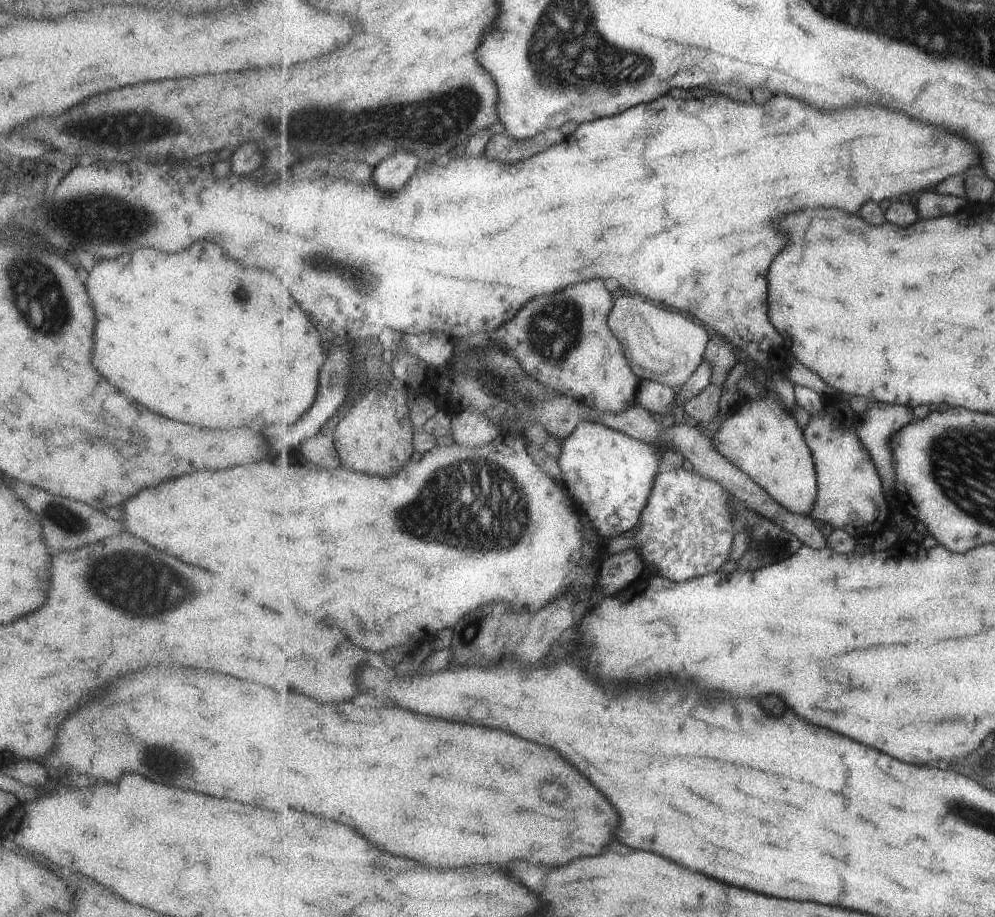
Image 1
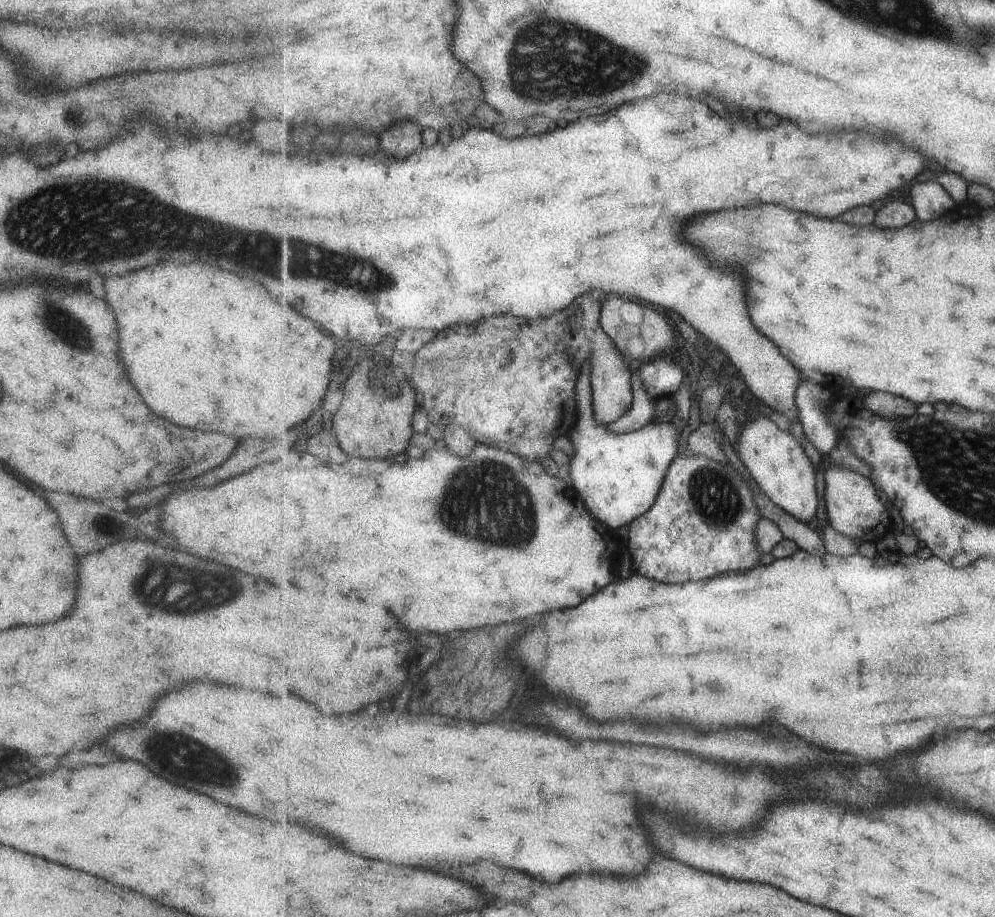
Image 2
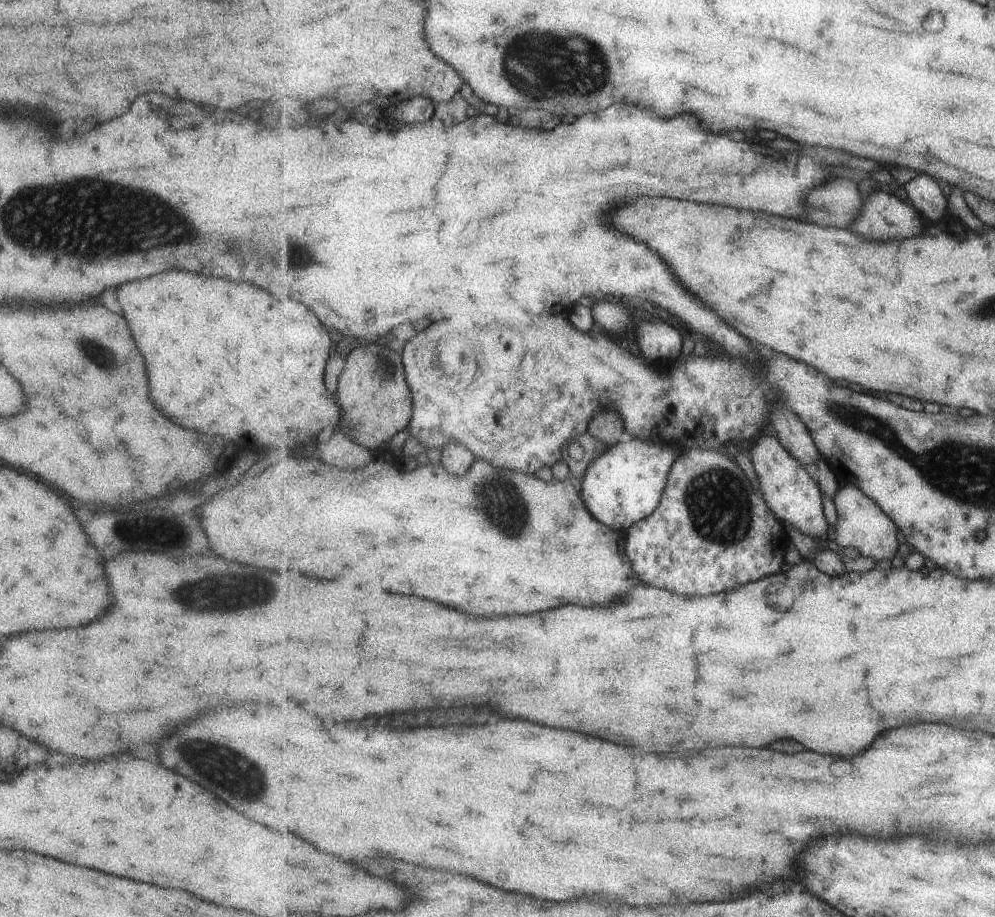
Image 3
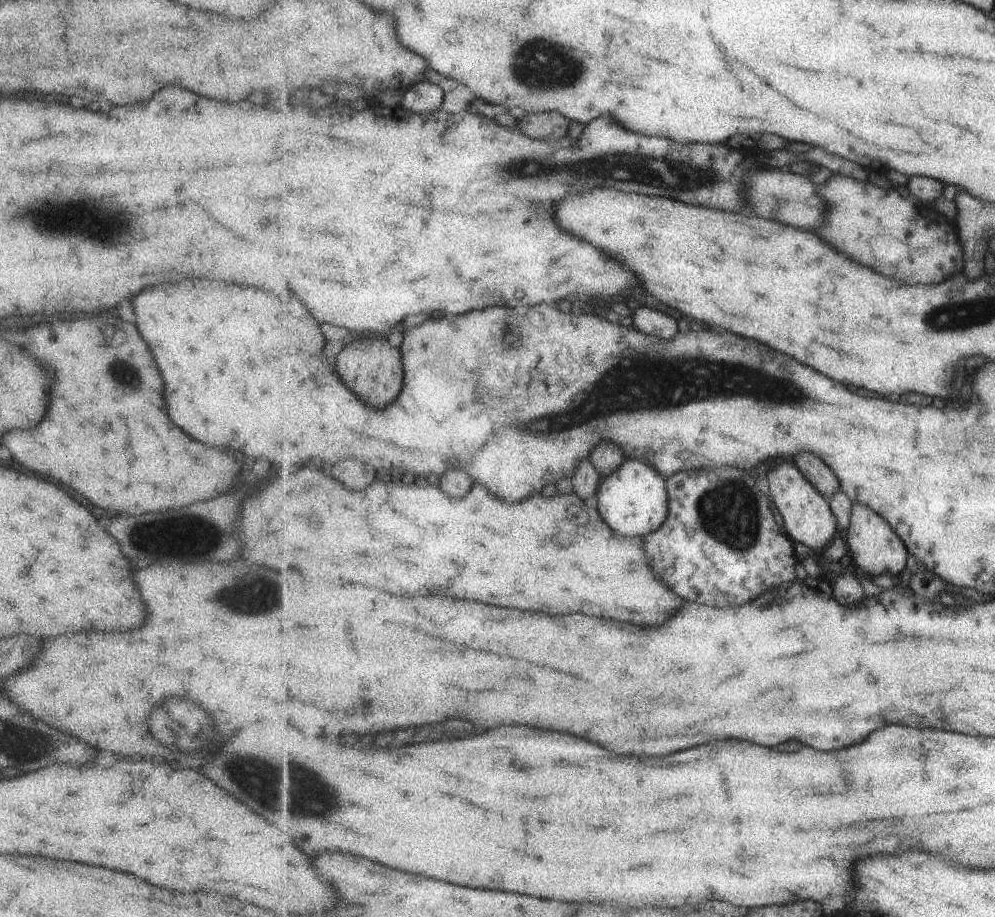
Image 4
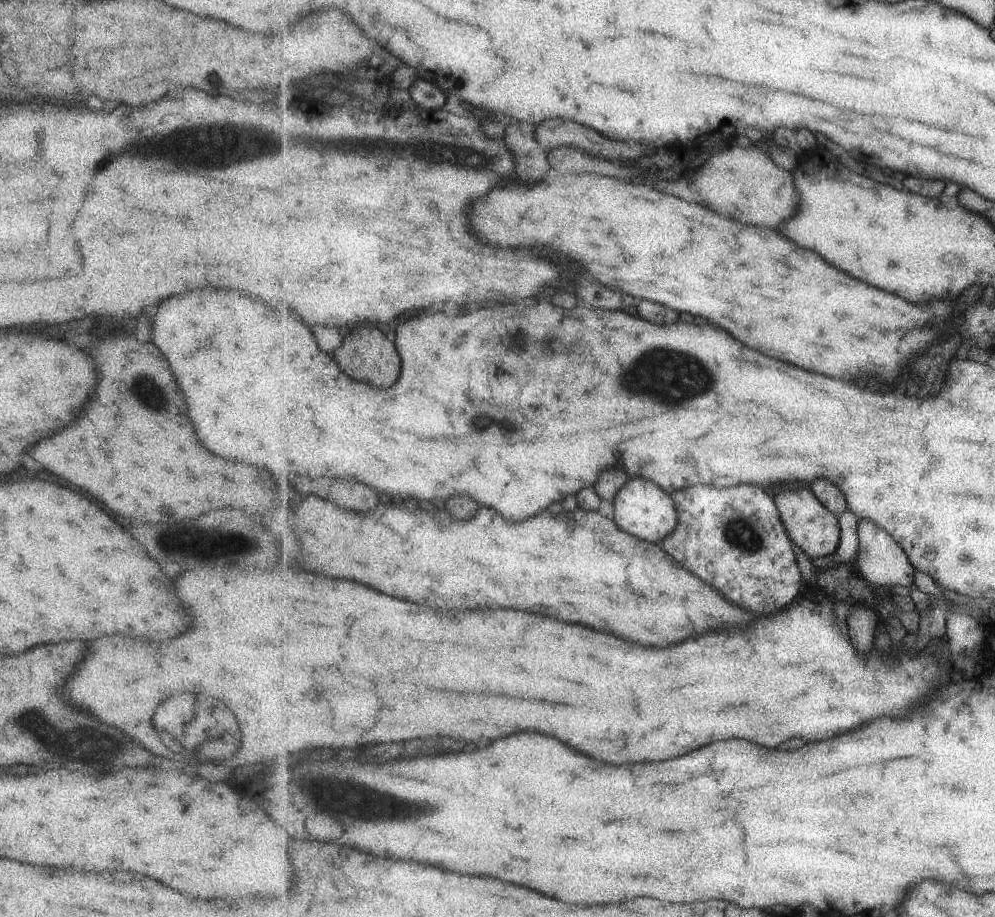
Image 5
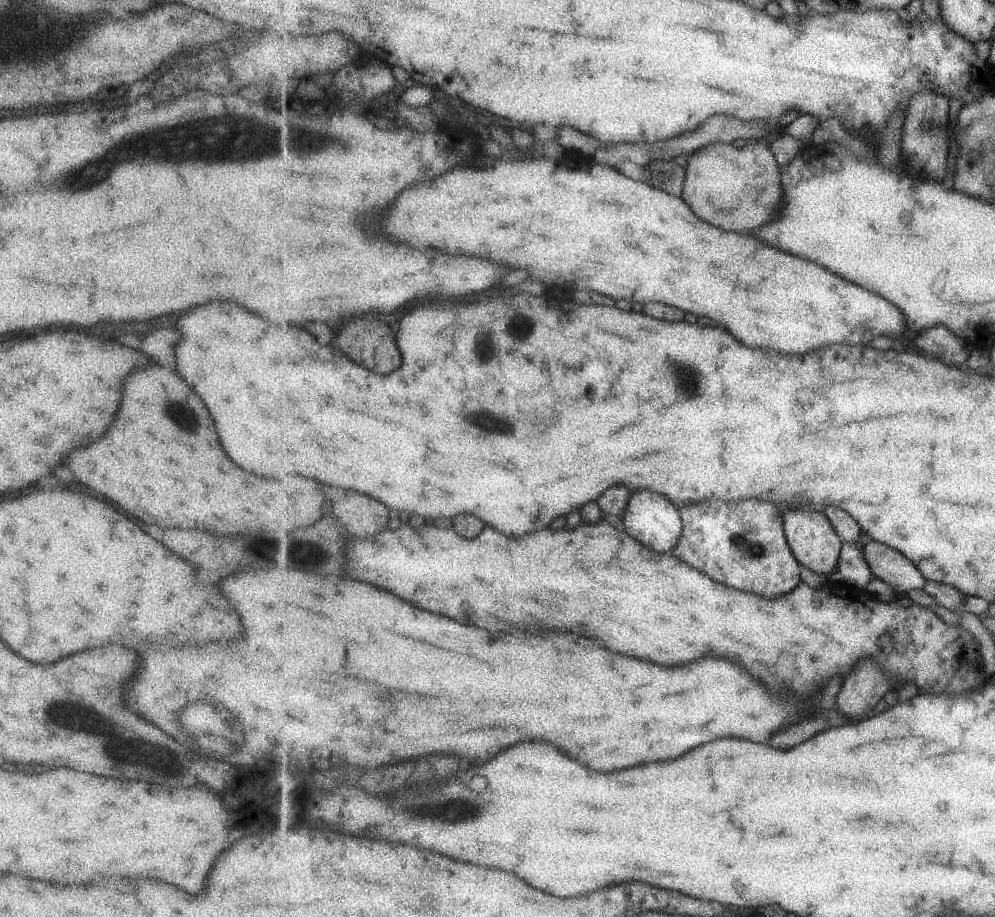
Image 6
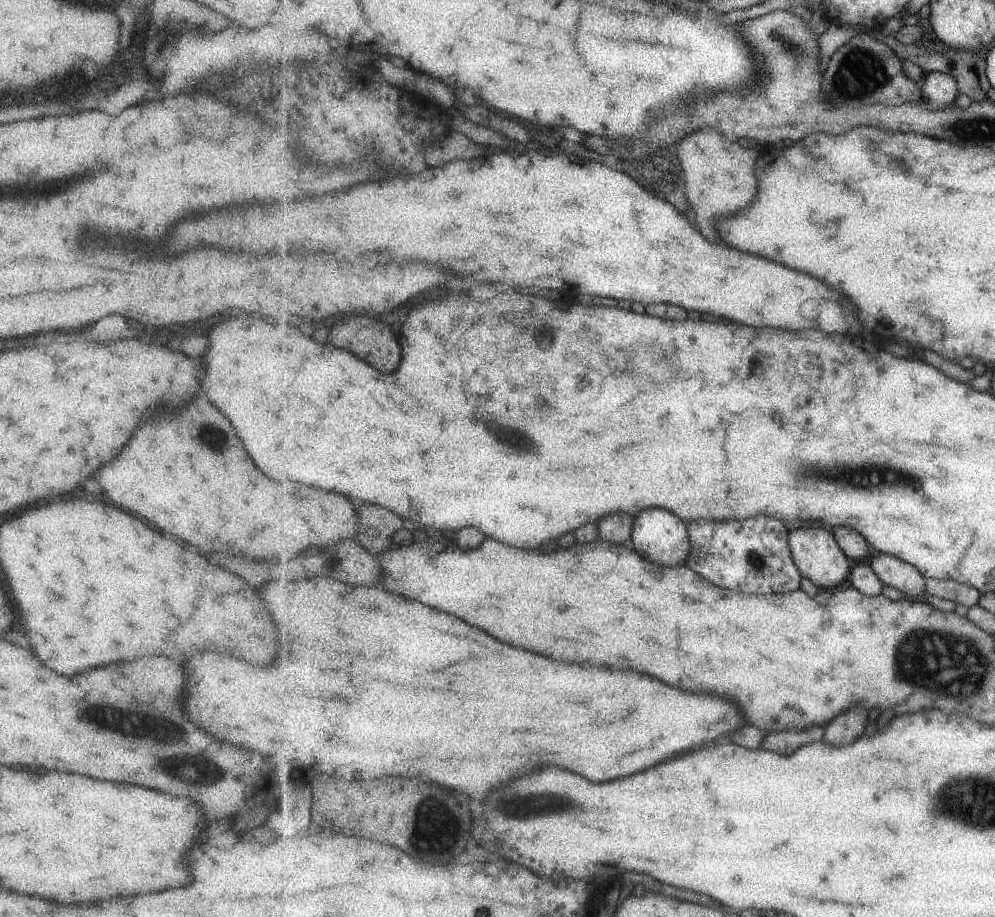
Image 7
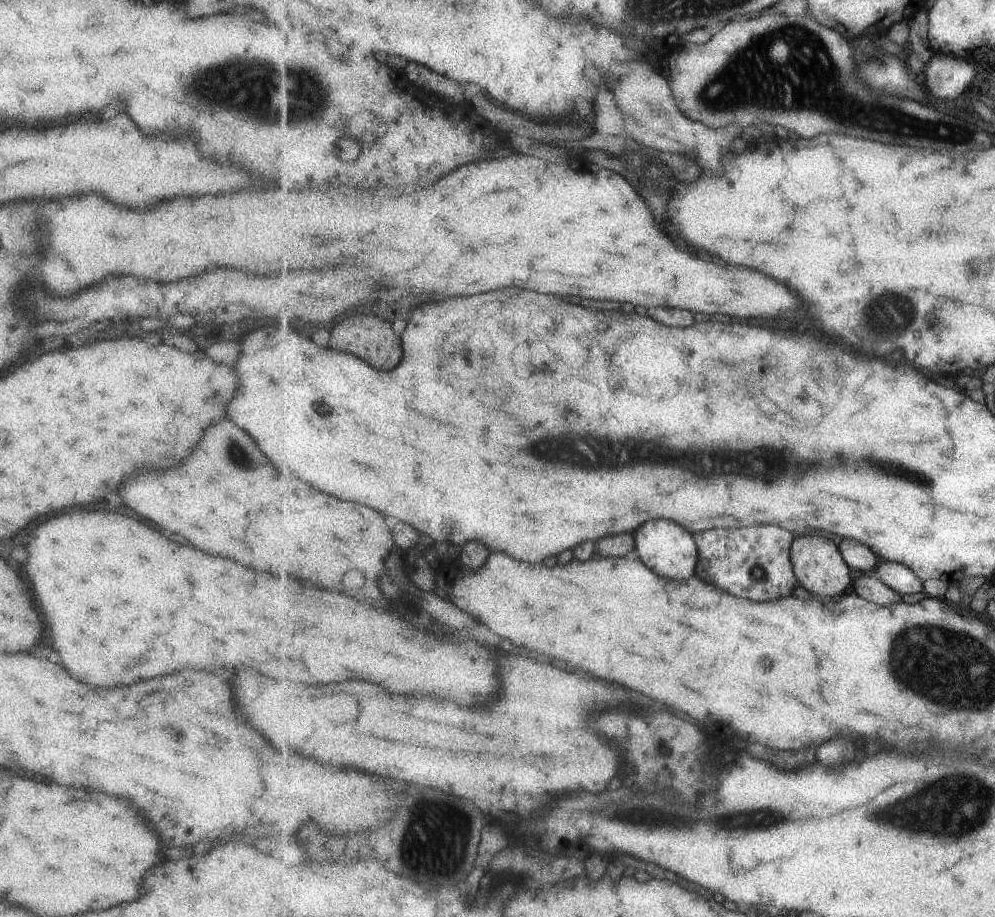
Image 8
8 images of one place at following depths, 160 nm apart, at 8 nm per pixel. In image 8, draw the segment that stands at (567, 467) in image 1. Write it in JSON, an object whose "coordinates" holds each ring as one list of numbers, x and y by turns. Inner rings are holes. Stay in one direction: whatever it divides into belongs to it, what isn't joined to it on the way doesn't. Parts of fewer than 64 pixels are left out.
{"coordinates":[[651,520,635,534,637,552,641,554,643,562,661,576,687,580,697,574,699,551,694,534,669,520]]}

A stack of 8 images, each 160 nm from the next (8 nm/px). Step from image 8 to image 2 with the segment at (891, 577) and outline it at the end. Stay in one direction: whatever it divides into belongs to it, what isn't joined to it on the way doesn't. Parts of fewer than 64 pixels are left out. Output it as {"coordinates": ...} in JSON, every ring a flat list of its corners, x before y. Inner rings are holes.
{"coordinates":[[842,465,825,470,824,499,828,510,828,521,840,534,847,534,850,538,859,538,864,542,879,540,892,532,894,523,887,513,887,506,883,504,875,482,869,476,862,476,850,468]]}

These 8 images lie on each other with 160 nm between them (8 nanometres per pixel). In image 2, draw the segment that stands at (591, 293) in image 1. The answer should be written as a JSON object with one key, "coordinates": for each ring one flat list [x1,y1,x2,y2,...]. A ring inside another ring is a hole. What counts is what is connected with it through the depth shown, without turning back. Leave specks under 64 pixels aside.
{"coordinates":[[589,294,577,298,567,310,555,312,551,318,531,320,531,326,539,330,539,334,547,334,547,338,557,338,557,341,569,342,573,352,574,362,578,371,585,360,589,360,592,368,592,388,594,391,595,419,608,427,619,421,634,405,634,387,632,372,625,364,620,348,615,344,611,335,601,324,602,302,593,302]]}

